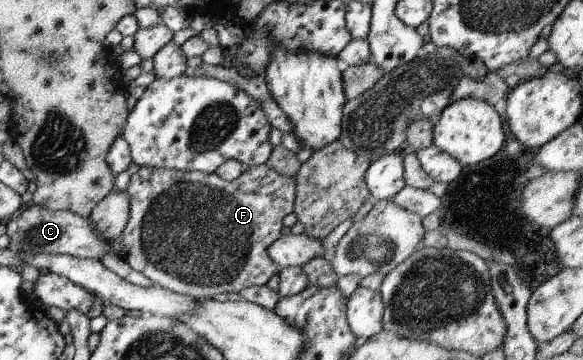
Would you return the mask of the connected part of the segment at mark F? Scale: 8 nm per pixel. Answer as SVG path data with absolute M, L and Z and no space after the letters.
M265 164L249 167L245 172L239 174L235 180L226 182L221 180L214 173L204 174L198 171L179 171L174 169L140 167L135 174L130 176L126 194L129 196L128 220L123 228L119 239L116 241L117 254L125 261L131 269L141 272L154 285L169 290L170 292L186 295L198 299L199 292L207 292L209 296L213 294L223 294L223 292L240 292L248 287L264 286L269 278L279 269L266 254L266 249L280 238L282 219L292 212L294 206L294 178L288 178L276 174Z

